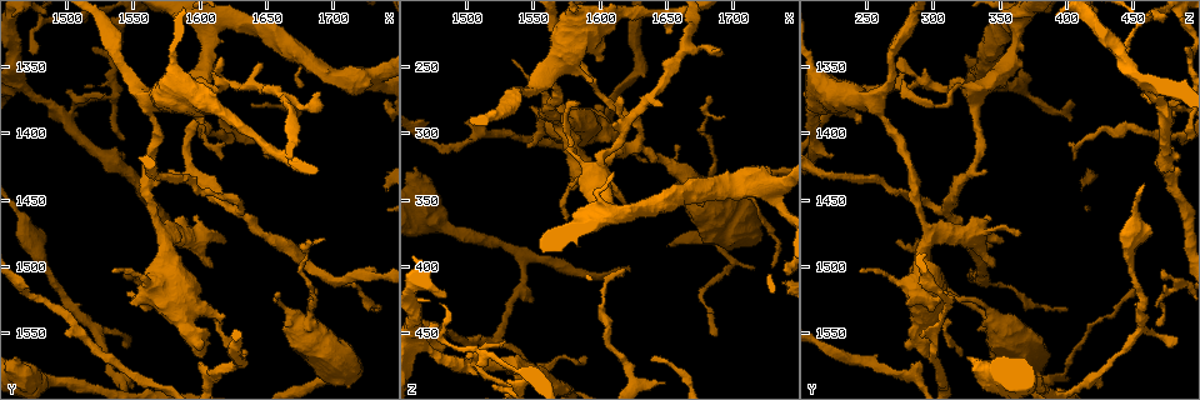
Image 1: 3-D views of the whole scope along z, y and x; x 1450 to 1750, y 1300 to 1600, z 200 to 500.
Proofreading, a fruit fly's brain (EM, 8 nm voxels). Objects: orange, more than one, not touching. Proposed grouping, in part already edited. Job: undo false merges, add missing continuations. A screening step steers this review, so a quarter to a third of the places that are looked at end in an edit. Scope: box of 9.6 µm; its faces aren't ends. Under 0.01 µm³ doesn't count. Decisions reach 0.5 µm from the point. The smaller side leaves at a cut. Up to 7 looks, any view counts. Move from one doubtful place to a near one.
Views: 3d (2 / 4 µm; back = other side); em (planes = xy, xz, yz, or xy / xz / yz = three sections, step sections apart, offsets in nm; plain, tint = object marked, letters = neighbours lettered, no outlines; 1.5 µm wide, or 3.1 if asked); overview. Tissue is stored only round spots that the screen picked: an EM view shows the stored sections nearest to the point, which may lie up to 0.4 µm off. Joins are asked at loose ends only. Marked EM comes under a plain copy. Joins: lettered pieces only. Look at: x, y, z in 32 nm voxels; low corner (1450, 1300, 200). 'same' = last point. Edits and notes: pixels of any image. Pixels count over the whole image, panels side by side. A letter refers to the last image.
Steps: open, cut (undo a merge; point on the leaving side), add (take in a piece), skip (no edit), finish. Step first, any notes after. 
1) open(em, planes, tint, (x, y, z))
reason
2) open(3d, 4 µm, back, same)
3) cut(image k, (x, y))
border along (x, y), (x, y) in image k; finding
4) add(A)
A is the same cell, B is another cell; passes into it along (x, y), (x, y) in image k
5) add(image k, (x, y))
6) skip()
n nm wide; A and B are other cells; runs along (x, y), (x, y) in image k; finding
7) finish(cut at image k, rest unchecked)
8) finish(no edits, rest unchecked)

open(3d, 2 µm, (1574, 1474, 366))
thin end

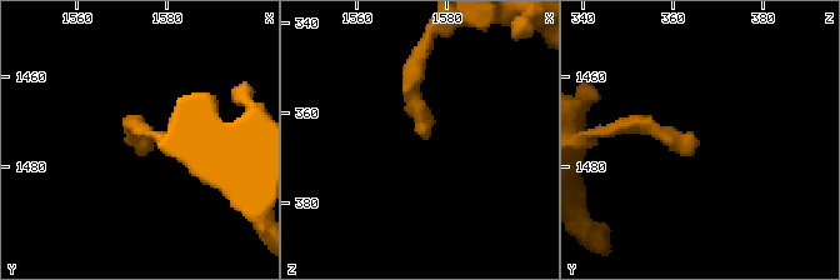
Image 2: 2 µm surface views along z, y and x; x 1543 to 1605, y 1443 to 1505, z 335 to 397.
open(em, planes, letters, (1576, 1475, 366))

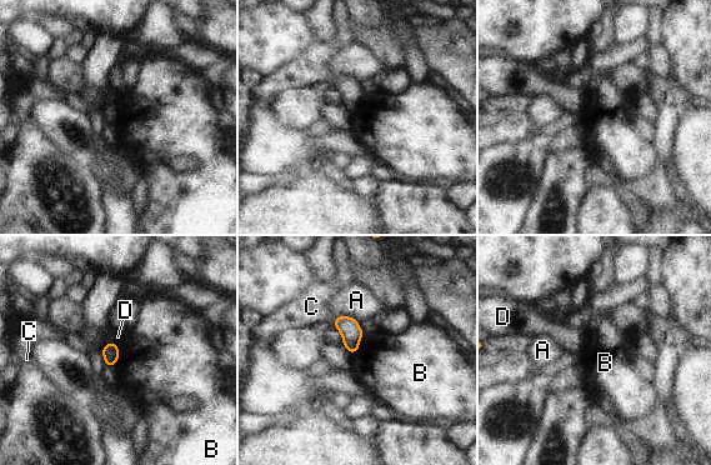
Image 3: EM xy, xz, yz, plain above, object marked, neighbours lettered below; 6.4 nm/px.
skip()
A touches over 180 nm; A, B, C and D are other cells; border along (119, 345), (119, 359), (114, 366) in image 3; none of them fits

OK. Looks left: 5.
open(em, xz, step 4, letters, (1650, 1418, 226))
free end

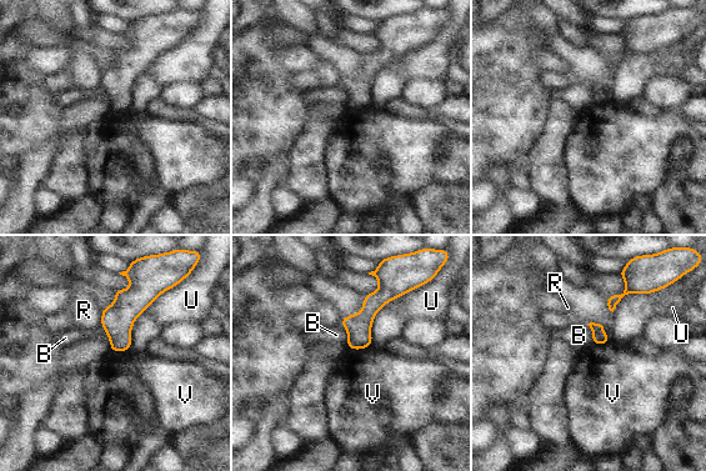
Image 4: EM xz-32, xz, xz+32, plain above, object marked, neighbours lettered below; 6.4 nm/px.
skip()
100 nm wide; B, R, U and V are other cells; none of them fits

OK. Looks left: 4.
open(3d, 4 µm, (1550, 1530, 282))
stops while still wide

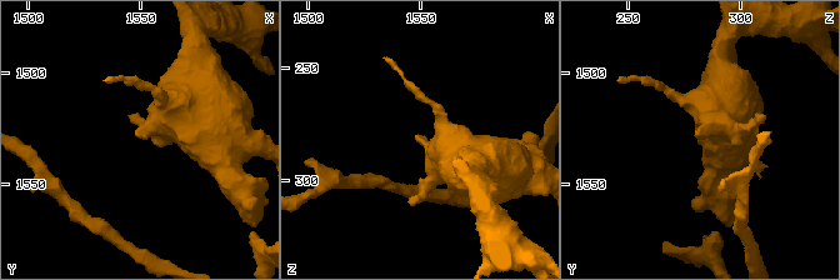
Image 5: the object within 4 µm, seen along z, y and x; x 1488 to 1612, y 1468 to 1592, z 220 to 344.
open(em, planes, letters, (1548, 1528, 280))
shape alone is not enough

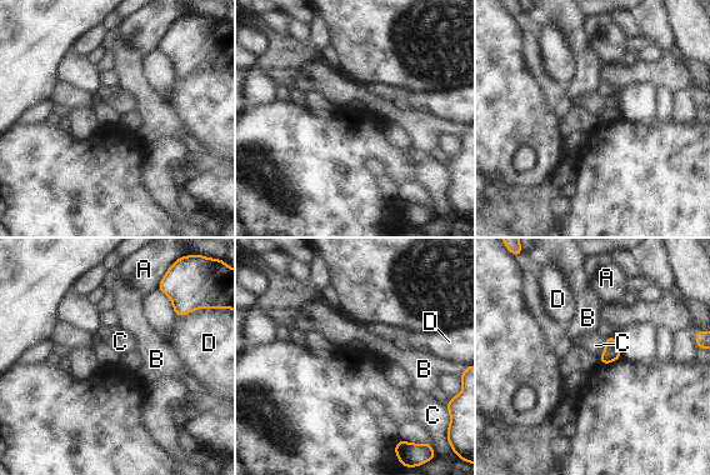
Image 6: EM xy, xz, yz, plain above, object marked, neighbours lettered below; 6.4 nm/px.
skip()
C touches over 150 nm; A, B, C and D are other cells; border along (605, 338), (605, 348), (598, 359) in image 6; none of them fits

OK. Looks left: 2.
finish(no edits, rest unchecked)

